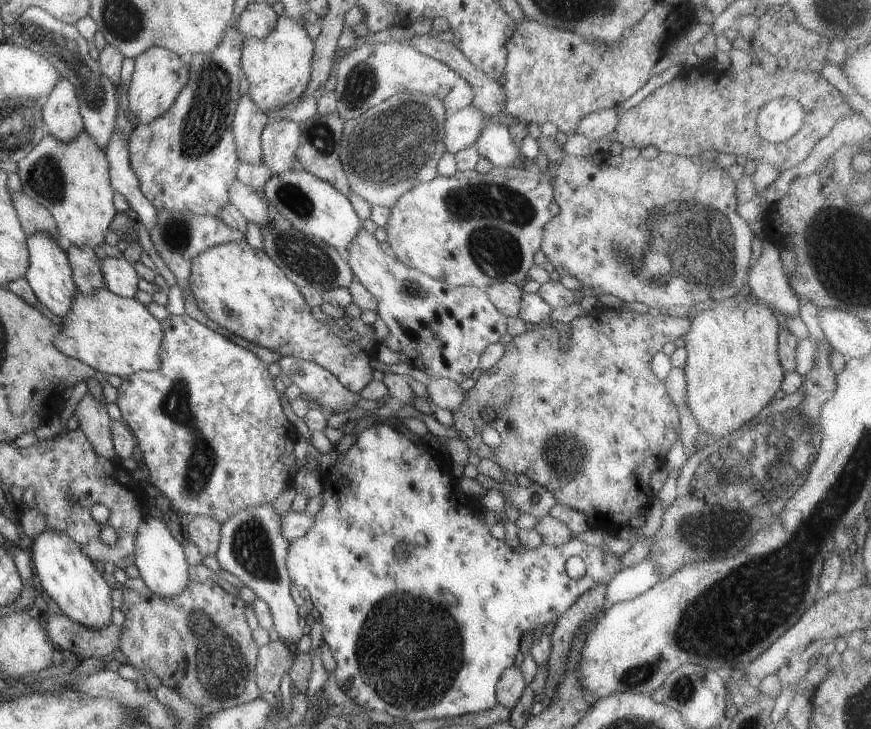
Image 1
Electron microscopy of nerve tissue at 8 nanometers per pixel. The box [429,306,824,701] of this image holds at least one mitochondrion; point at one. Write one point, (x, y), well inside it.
(735, 469)

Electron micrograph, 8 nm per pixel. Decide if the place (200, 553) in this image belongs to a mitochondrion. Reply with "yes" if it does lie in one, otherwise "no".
no

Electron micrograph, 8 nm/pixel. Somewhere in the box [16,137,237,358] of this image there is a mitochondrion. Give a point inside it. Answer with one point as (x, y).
(45, 177)

